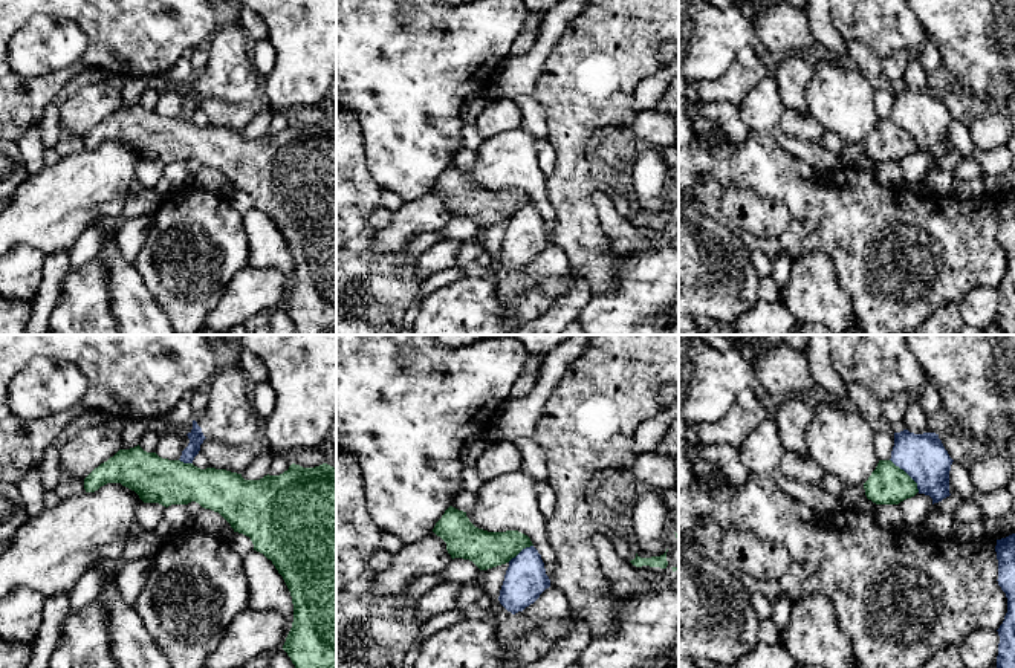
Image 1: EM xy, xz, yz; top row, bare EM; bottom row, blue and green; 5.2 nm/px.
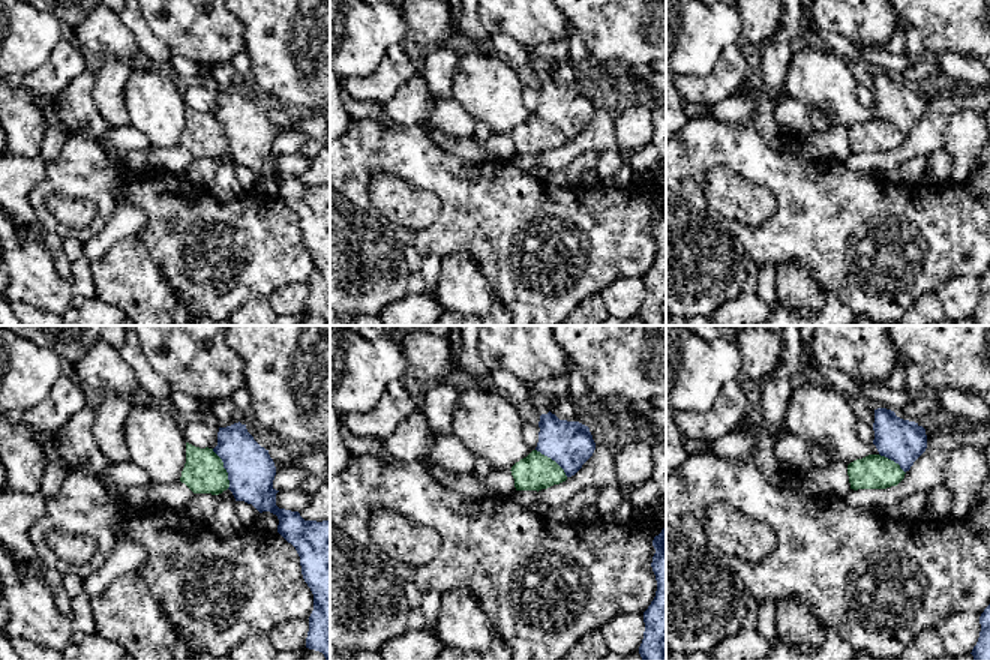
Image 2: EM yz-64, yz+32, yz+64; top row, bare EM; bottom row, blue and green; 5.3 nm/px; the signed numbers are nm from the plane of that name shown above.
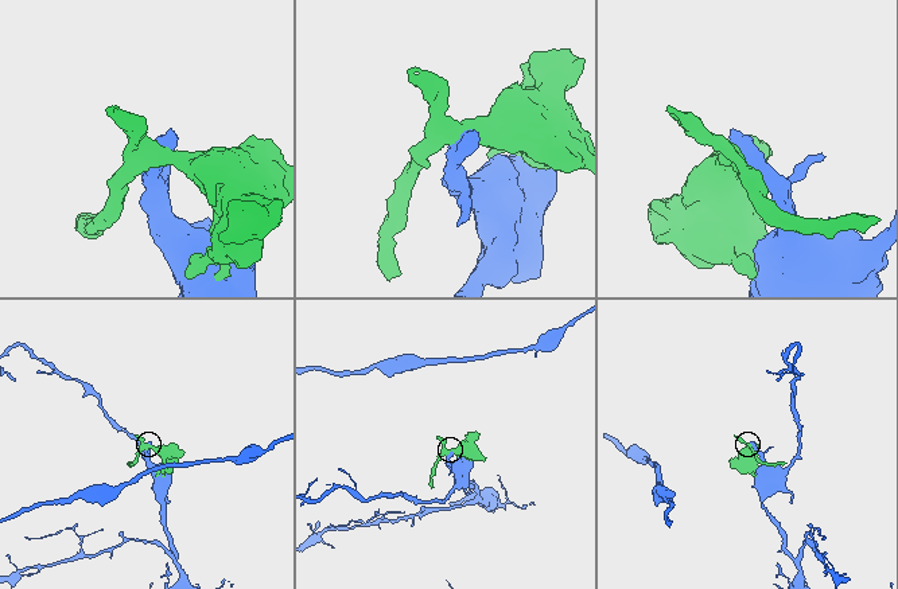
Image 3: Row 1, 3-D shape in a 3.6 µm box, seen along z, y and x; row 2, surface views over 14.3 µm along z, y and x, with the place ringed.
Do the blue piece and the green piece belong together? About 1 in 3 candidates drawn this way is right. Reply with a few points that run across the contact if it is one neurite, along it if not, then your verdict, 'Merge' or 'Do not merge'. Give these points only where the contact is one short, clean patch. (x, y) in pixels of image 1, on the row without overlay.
Do not merge

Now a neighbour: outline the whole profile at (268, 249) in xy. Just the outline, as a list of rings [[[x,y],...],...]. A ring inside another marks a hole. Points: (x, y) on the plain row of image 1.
[[[252,208],[243,216],[243,226],[249,246],[249,264],[254,268],[277,269],[292,286],[292,254],[272,219],[263,211]]]

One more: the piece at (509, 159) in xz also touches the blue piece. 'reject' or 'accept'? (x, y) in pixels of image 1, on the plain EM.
reject

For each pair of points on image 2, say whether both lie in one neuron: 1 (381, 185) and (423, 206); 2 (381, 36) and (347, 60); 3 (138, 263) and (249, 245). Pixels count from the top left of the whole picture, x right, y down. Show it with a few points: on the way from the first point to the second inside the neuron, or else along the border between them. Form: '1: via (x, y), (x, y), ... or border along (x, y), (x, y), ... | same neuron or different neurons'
1: via (392, 195), (399, 203), (413, 206) | same neuron
2: via (372, 39), (356, 56) | same neuron
3: border along (135, 234), (147, 248), (171, 290) | different neurons

